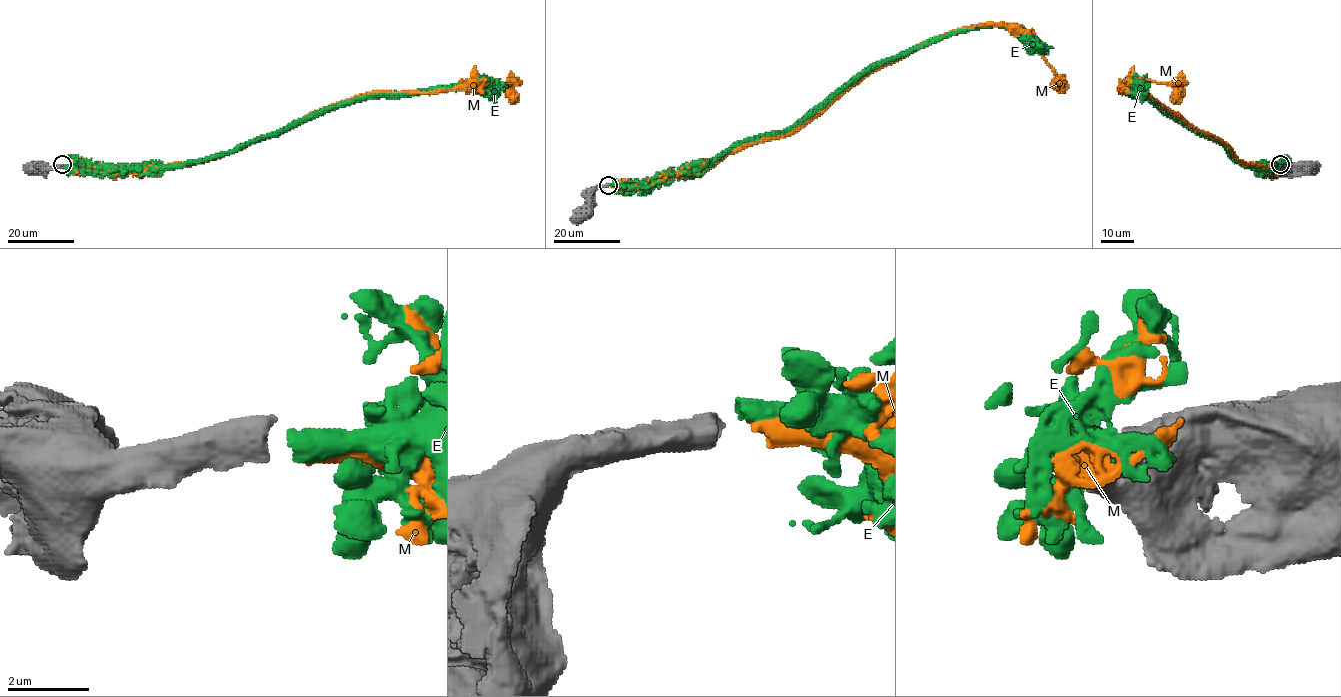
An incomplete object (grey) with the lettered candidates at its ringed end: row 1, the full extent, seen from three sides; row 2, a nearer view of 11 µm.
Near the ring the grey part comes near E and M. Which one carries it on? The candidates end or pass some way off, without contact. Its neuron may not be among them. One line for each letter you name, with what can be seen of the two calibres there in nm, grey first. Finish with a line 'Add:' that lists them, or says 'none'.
M: 550 nm thick on the grey side, 480 nm on the other
Add: M

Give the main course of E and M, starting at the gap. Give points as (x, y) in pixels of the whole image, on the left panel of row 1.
E: (63, 165), (179, 167), (230, 153), (350, 102), (400, 96), (423, 89), (506, 86)
M: (63, 166), (195, 164), (336, 104), (374, 93), (465, 90), (481, 78), (506, 83), (515, 103)

